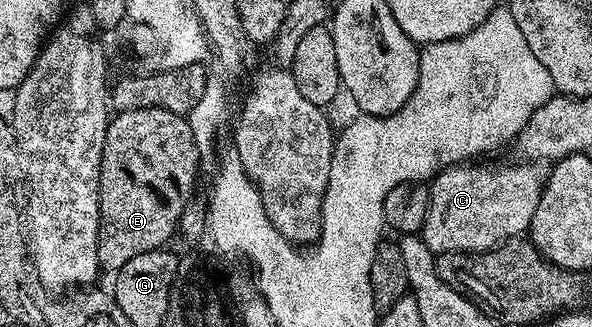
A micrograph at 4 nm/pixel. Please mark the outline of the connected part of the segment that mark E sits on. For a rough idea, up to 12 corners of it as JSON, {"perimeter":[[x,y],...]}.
{"perimeter":[[135,109],[108,122],[101,270],[167,246],[202,150],[187,116]]}

